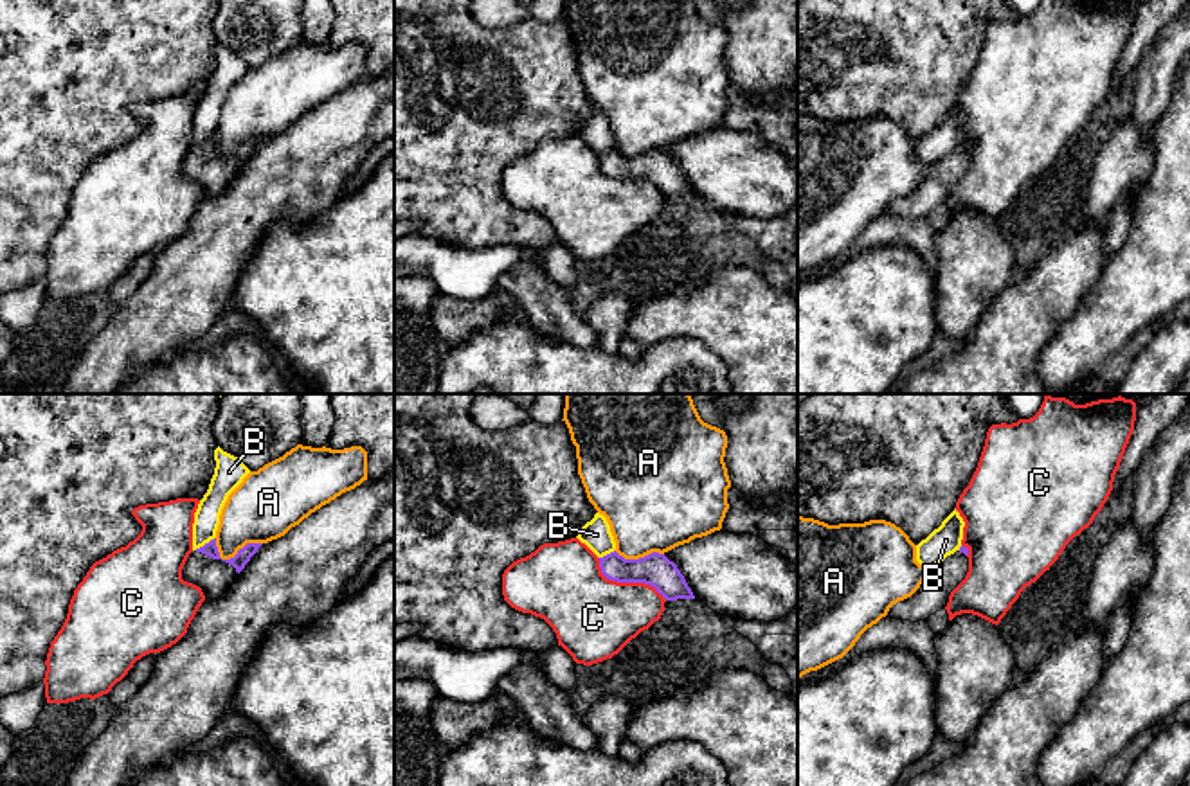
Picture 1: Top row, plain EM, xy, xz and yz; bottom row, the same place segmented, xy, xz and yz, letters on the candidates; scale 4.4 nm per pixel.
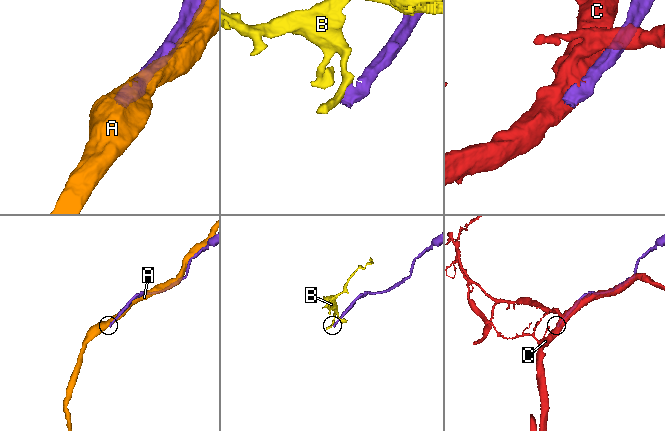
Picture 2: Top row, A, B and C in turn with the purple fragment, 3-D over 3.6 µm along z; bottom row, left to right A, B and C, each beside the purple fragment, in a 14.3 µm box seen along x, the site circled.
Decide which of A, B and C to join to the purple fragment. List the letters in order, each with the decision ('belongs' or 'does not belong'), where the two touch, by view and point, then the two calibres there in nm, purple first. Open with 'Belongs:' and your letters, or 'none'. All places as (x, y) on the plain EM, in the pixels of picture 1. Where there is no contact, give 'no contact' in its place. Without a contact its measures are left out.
Belongs: none
A: does not belong; meets purple in xy at (234, 153); 70 nm thick on the purple side, 300 nm on the other
B: does not belong; meets purple in xy at (206, 141); 70 nm thick on the purple side, 110 nm on the other
C: does not belong; meets purple in xz at (627, 178); 150 nm thick on the purple side, 360 nm on the other

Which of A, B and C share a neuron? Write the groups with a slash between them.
A / B / C

